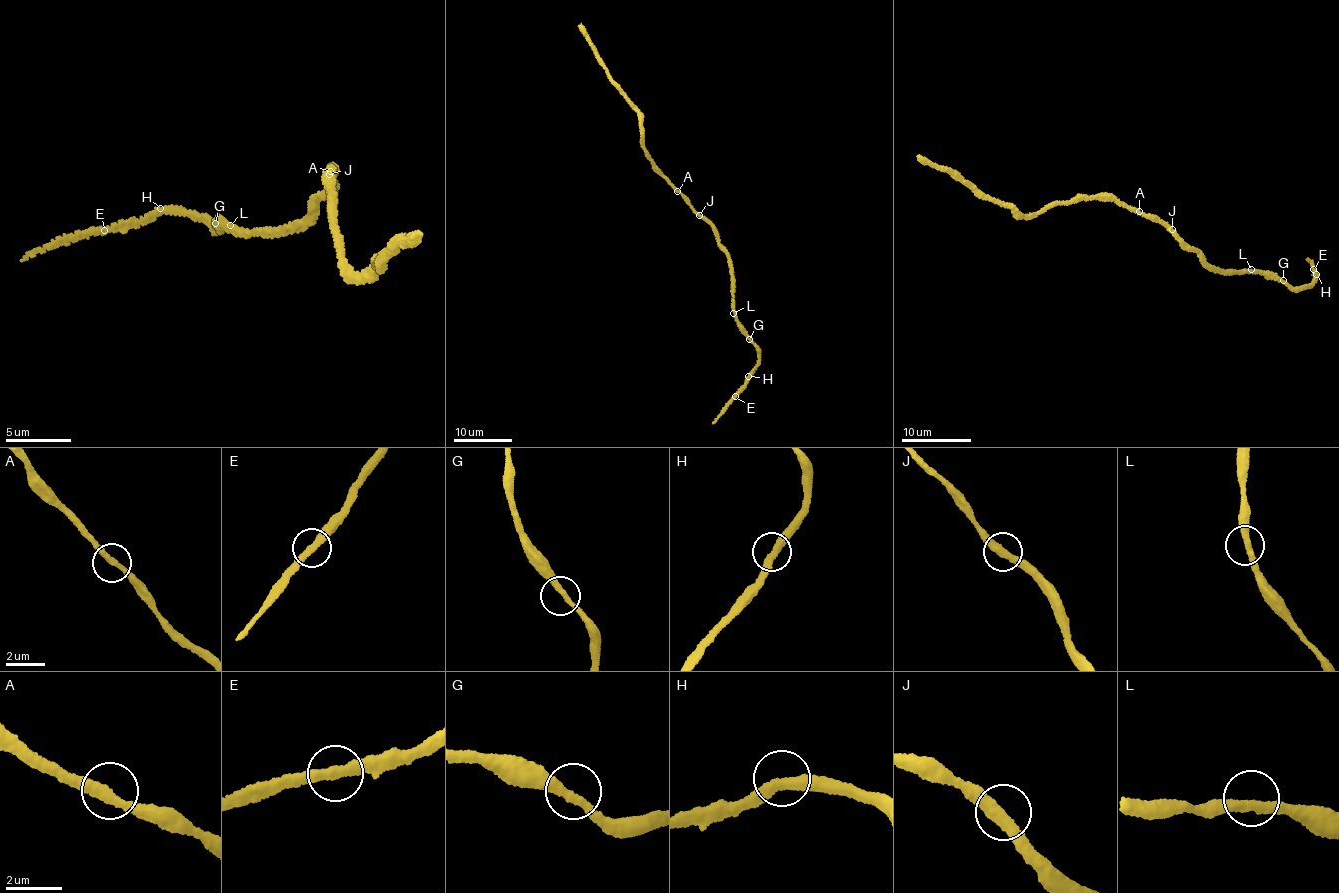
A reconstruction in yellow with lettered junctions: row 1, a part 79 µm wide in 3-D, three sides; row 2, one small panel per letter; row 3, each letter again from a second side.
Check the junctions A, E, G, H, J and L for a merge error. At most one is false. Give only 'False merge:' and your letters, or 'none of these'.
False merge: none of these

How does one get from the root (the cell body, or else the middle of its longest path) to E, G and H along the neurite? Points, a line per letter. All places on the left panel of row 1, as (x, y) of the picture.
E: (330, 177), (317, 207), (288, 227), (250, 232), (162, 210), (105, 230)
G: (330, 177), (332, 188), (317, 202), (317, 207), (288, 227), (250, 232), (217, 217), (215, 223)
H: (330, 177), (332, 188), (317, 207), (273, 230), (250, 232), (217, 217), (217, 226), (196, 212), (160, 208)

